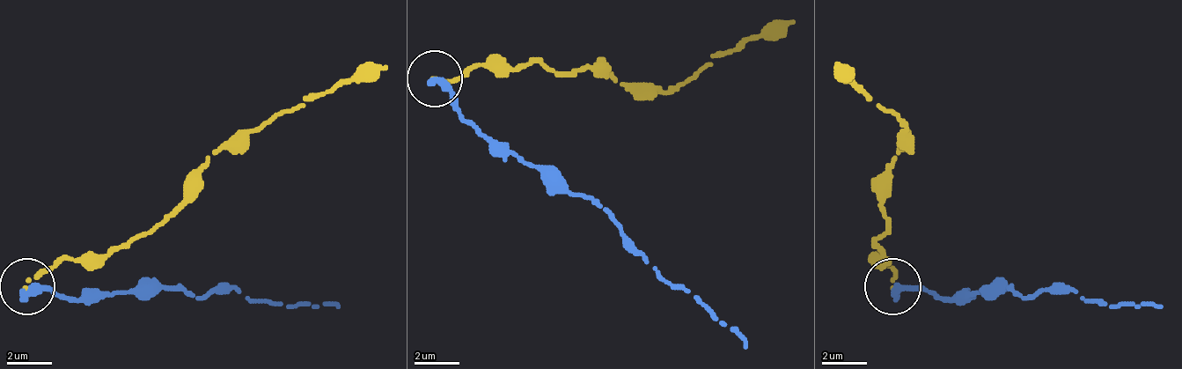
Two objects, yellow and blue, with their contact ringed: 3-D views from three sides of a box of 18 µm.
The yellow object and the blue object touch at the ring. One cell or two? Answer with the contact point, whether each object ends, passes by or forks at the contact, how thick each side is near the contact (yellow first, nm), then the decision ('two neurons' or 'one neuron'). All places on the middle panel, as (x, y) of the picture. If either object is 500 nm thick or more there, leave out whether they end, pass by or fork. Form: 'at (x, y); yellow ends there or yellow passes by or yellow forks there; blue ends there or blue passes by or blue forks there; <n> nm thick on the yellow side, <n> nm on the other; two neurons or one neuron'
at (434, 78); yellow ends there; blue ends there; 140 nm thick on the yellow side, 400 nm on the other; two neurons

